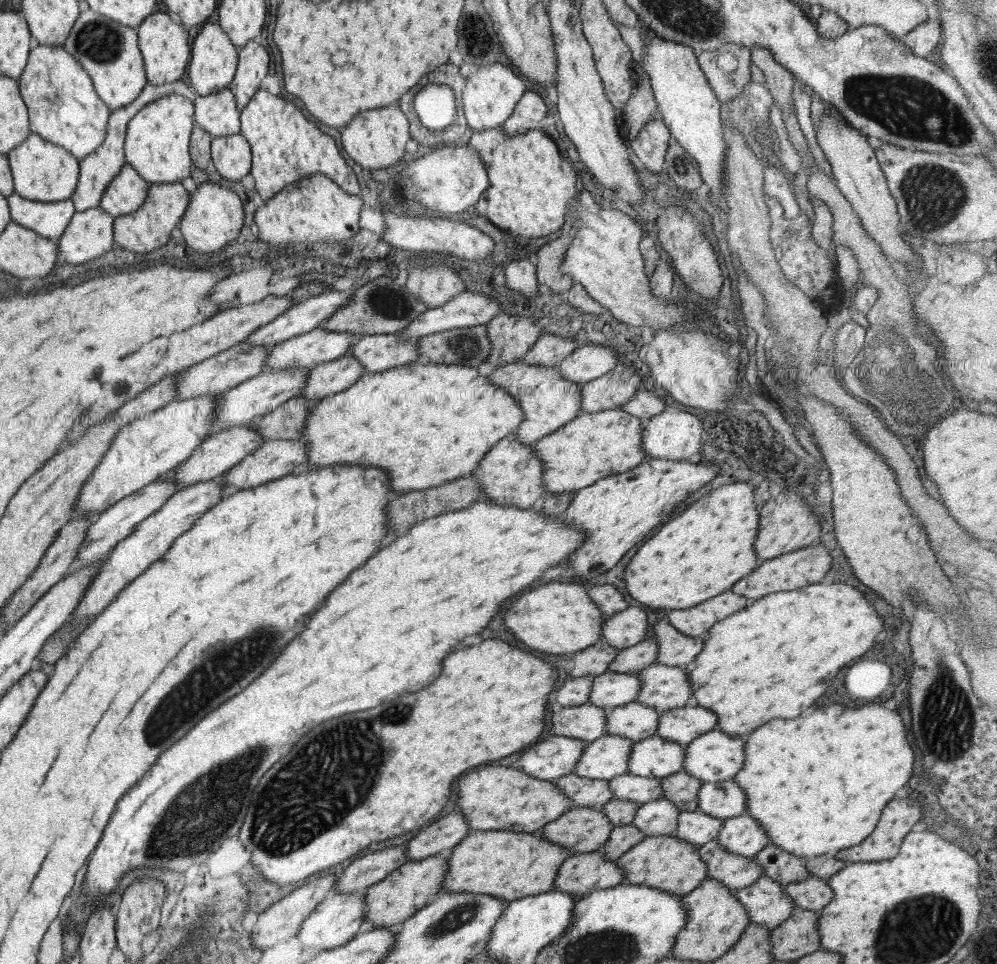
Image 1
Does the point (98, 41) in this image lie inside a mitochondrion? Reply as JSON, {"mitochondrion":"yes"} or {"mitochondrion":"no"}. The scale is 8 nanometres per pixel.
{"mitochondrion":"yes"}

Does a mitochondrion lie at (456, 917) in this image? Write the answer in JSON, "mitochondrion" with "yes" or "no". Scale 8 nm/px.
{"mitochondrion":"yes"}

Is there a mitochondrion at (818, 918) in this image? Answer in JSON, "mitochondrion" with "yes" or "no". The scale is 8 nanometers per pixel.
{"mitochondrion":"no"}

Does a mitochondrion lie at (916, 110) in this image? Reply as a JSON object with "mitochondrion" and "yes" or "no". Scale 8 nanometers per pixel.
{"mitochondrion":"yes"}

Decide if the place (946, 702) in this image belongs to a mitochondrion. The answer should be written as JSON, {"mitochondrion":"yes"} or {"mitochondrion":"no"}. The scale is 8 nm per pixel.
{"mitochondrion":"yes"}

